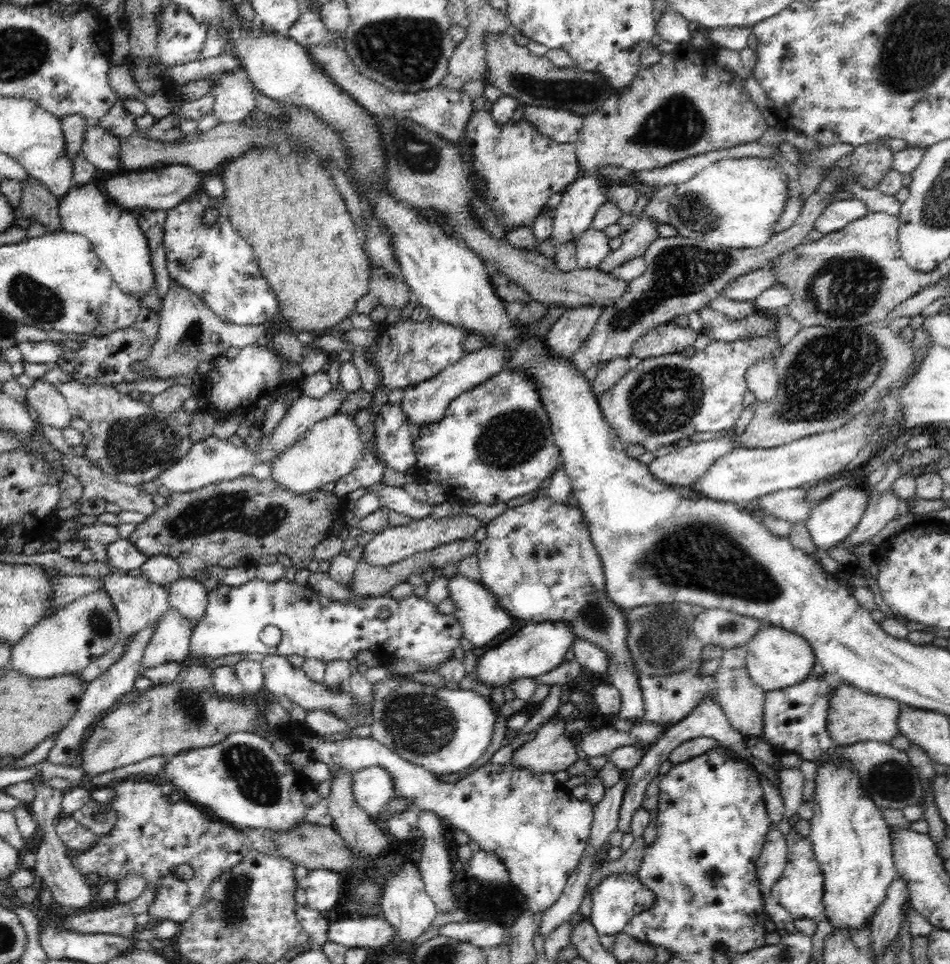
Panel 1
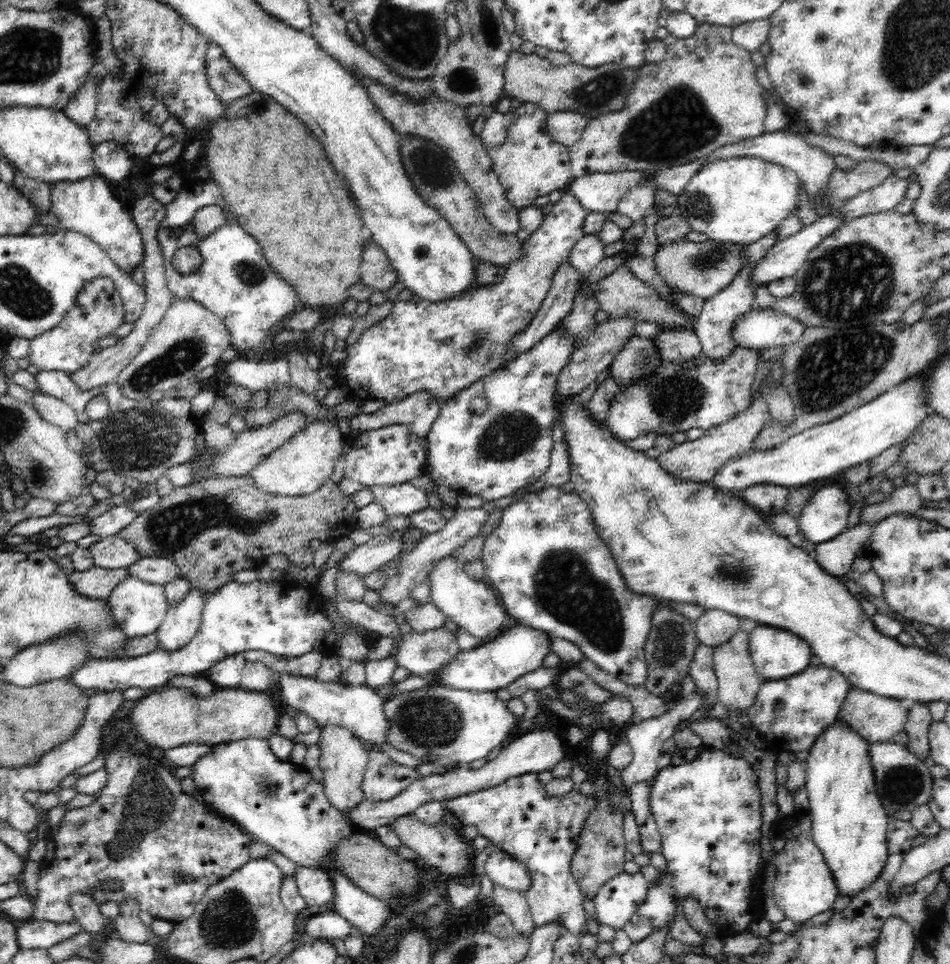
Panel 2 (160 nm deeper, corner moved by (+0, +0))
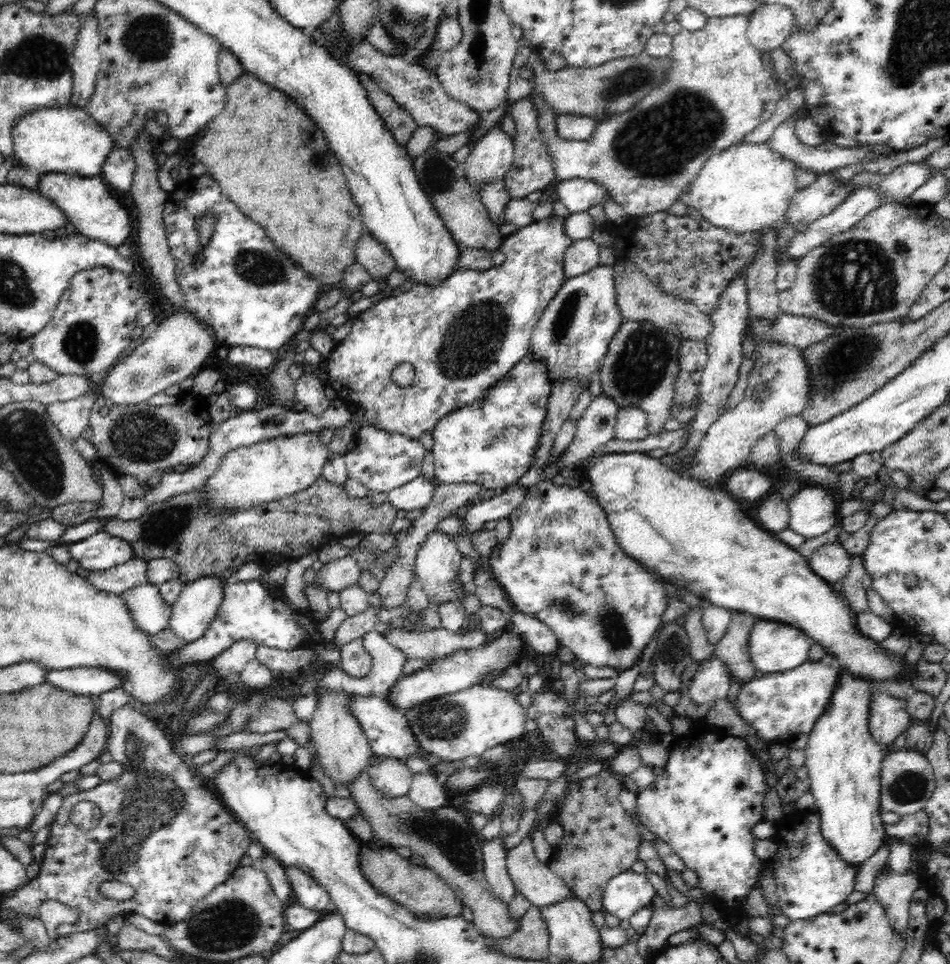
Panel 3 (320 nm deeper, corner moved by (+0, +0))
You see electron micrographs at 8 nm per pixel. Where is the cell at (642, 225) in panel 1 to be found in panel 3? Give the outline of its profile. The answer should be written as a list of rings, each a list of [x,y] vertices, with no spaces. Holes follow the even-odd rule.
[[[599,264],[580,276],[565,279],[561,290],[558,290],[558,293],[550,300],[550,304],[538,317],[538,322],[531,332],[529,354],[534,360],[541,360],[545,364],[547,377],[552,385],[558,380],[580,380],[581,384],[589,387],[592,384],[590,380],[600,371],[598,366],[603,363],[610,341],[625,321],[617,304],[617,291],[614,286],[615,268],[615,265]]]

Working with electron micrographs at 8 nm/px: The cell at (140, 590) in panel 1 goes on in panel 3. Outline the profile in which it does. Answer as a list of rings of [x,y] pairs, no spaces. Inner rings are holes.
[[[150,582],[134,586],[120,596],[134,619],[134,625],[142,633],[150,636],[168,627],[172,614],[172,605],[164,602],[157,585]]]

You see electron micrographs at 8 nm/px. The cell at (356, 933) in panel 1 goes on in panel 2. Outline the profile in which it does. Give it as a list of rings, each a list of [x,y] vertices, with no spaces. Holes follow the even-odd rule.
[[[335,911],[308,915],[303,924],[303,932],[305,938],[342,938],[343,940],[348,935],[356,933],[351,924]]]

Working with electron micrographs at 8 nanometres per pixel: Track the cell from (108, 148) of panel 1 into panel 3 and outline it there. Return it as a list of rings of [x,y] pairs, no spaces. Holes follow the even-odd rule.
[[[116,146],[106,158],[101,176],[112,189],[128,192],[133,184],[135,169],[136,162],[129,149]]]

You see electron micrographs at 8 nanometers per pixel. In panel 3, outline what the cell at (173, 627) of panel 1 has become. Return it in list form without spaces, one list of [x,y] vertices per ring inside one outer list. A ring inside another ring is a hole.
[[[212,576],[185,583],[172,605],[168,624],[178,639],[188,644],[206,633],[222,604],[225,583],[224,579]]]

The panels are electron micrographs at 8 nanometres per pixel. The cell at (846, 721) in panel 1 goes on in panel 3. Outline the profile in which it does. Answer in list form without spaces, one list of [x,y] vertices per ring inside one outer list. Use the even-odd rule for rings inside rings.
[[[874,690],[868,727],[872,737],[885,749],[910,726],[911,715],[904,699]]]

